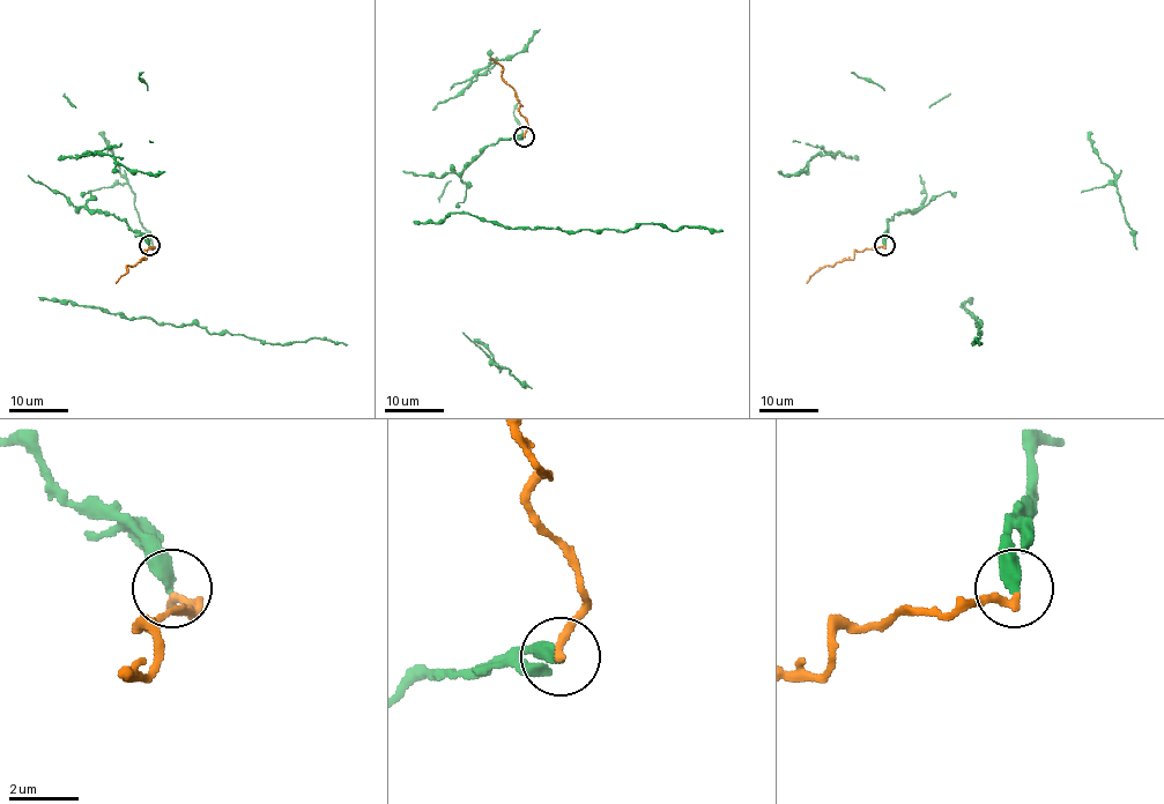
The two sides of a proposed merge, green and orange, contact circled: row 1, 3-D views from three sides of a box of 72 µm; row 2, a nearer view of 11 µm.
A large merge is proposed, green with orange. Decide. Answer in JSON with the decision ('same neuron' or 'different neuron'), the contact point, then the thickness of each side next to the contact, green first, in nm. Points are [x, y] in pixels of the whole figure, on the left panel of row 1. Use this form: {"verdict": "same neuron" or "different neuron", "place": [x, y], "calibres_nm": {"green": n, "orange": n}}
{"verdict": "different neuron", "place": [149, 245], "calibres_nm": {"green": 440, "orange": 240}}

